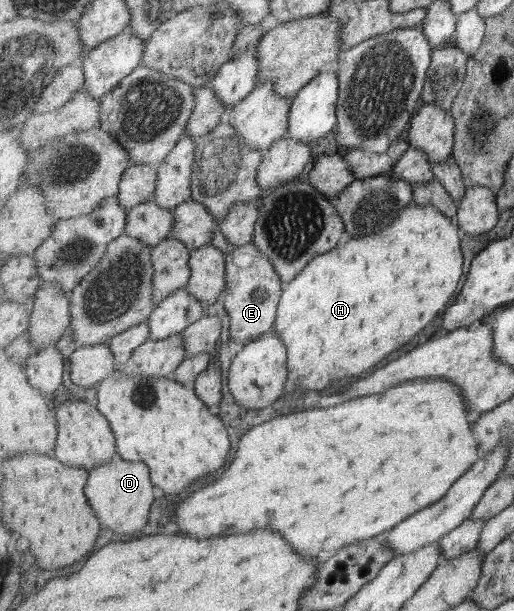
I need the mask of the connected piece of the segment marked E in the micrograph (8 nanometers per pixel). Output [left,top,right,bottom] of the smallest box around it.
[224,241,284,347]

